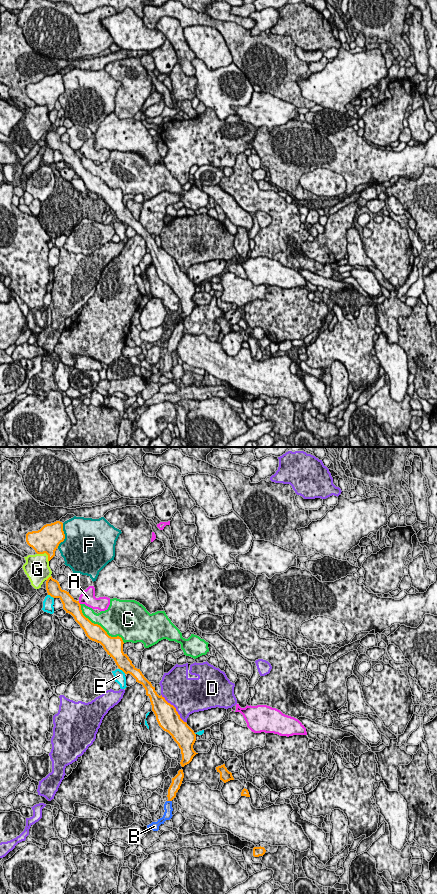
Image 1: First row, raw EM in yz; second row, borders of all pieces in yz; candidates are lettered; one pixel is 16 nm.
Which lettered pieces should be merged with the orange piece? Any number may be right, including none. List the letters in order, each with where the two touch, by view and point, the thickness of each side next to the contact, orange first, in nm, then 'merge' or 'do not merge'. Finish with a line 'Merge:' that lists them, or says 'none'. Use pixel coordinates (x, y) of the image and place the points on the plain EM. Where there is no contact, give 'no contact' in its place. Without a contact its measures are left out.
A: yz (78, 154) | 240/240 nm | do not merge
B: yz (169, 352) | 160/130 nm | merge
C: yz (99, 177) | 280/440 nm | do not merge
D: yz (175, 260) | 360/500 nm | do not merge
E: yz (122, 222) | 240/180 nm | do not merge
F: yz (64, 87) | 400/480 nm | do not merge
G: yz (45, 104) | 420/360 nm | do not merge
Merge: B

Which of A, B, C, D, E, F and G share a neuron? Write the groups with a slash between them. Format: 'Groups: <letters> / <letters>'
Groups: A / B / C / D / E / F / G

